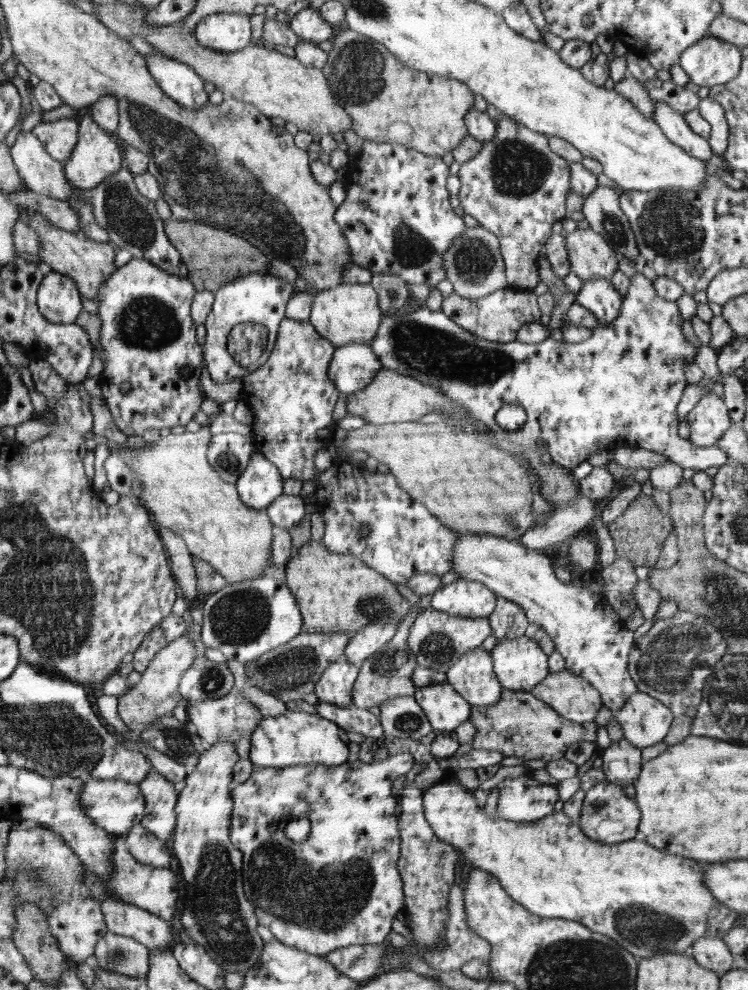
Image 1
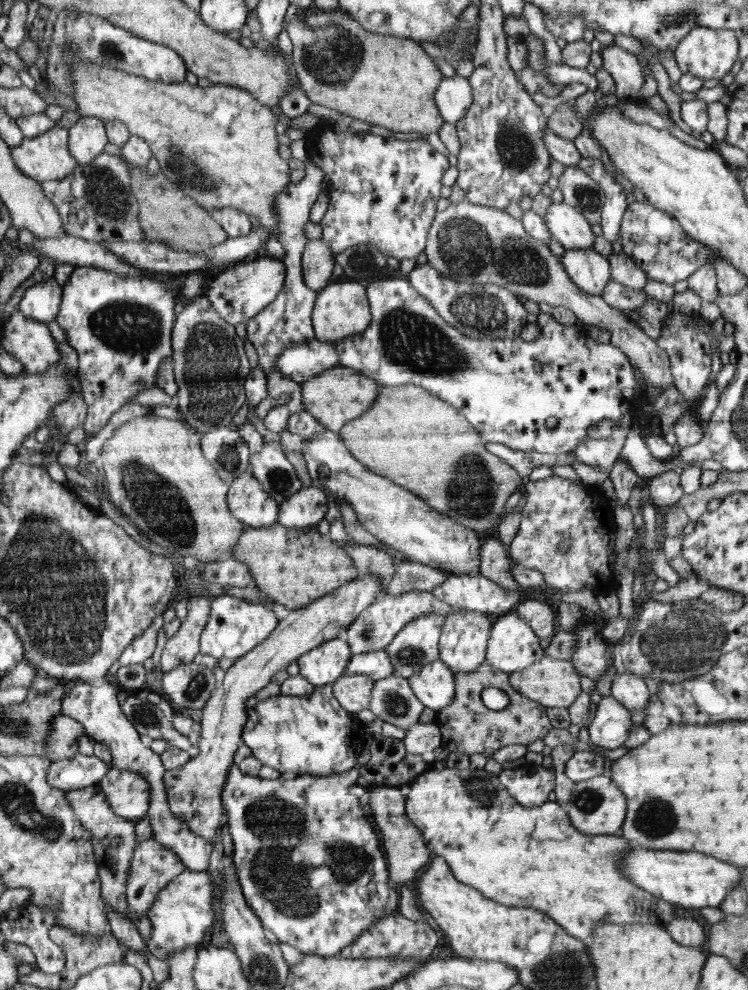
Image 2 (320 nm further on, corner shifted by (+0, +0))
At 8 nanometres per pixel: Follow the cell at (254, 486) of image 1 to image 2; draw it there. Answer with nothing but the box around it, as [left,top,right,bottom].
[228,471,280,528]

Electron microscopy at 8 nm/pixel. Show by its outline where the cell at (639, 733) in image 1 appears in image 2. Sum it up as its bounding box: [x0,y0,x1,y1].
[611,672,651,712]

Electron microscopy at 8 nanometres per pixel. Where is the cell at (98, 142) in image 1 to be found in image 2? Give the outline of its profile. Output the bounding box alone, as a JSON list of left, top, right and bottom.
[11,126,79,183]

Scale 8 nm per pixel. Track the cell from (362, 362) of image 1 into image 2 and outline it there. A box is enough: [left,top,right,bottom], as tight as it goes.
[276,339,340,383]

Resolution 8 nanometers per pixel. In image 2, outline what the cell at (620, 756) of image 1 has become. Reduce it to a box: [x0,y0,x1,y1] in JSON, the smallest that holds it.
[587,695,632,750]

